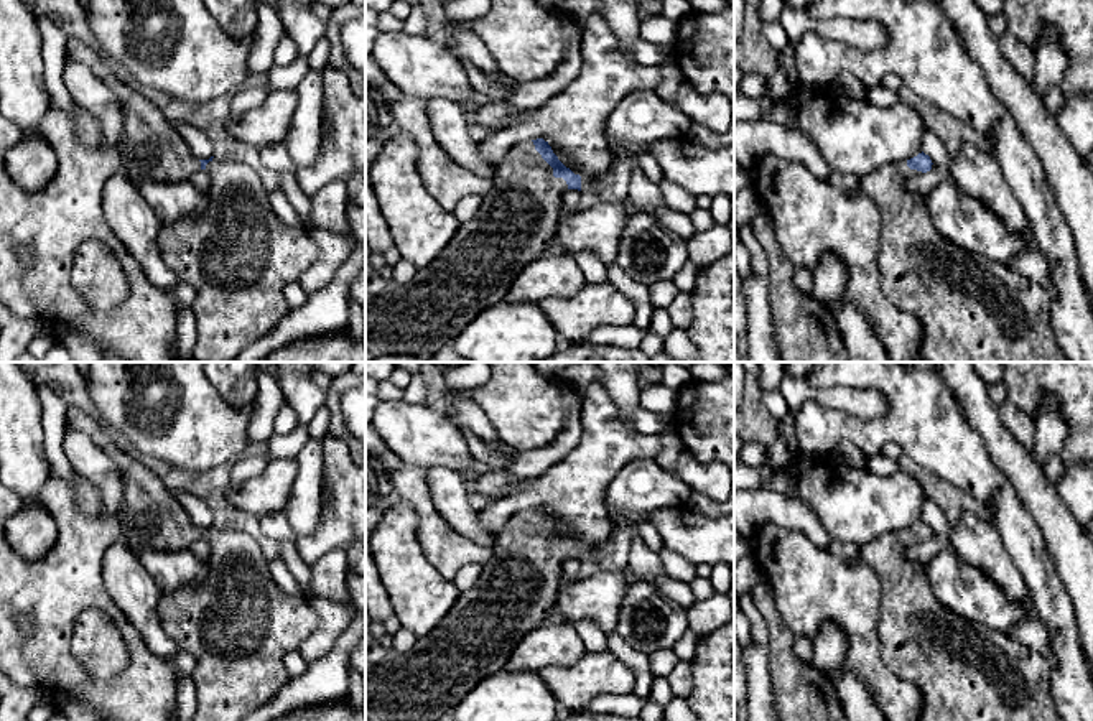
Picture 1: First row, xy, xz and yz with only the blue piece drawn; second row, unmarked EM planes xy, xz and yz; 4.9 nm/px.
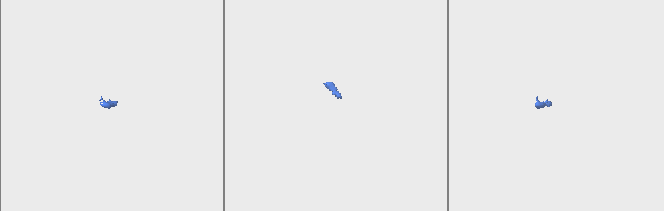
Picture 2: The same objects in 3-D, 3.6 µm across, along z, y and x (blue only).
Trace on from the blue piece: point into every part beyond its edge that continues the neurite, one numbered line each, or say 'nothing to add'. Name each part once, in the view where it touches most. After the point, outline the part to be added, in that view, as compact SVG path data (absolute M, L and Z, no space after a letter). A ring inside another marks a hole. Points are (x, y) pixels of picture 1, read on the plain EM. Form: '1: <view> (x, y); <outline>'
1: xz (517, 590); M533 510L517 512L494 540L494 556L482 566L477 583L463 591L441 624L418 637L408 652L393 652L388 660L365 673L365 721L438 721L461 703L477 683L505 668L510 654L533 629L545 624L555 609L568 553L553 545L553 537L535 519Z
2: yz (965, 672); M907 528L879 537L859 547L854 561L869 566L881 583L879 647L887 668L919 686L922 706L919 721L1063 721L1052 691L1052 662L986 626L973 624L946 609L933 594L927 565L909 561L904 553L922 540L910 538Z

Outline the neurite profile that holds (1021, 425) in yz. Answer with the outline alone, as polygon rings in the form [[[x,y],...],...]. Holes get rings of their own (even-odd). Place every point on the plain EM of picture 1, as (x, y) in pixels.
[[[1006,400],[998,407],[999,418],[1006,430],[1029,451],[1035,444],[1035,420],[1016,407],[1011,400]]]

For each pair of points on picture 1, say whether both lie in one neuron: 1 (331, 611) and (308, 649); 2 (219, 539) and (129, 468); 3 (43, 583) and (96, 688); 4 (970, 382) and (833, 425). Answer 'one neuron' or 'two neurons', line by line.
1: one neuron
2: one neuron
3: one neuron
4: two neurons

